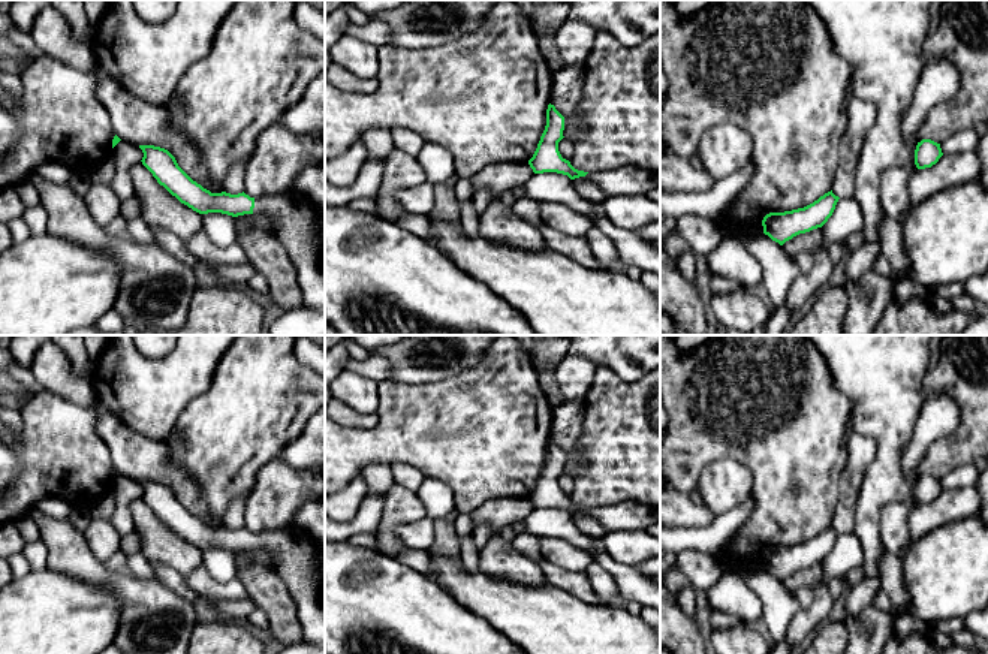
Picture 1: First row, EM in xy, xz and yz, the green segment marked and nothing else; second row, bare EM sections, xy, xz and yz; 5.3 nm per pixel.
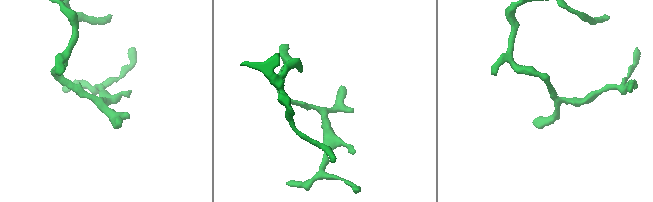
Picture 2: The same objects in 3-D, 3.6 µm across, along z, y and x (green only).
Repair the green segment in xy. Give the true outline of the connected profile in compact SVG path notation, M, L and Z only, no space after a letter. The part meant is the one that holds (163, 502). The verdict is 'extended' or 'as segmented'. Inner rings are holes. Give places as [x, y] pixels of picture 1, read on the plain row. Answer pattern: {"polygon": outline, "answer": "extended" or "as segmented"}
{"polygon": "M139 480L142 500L181 539L199 549L222 548L232 552L262 549L272 555L277 573L292 594L304 639L325 644L325 593L316 582L316 546L295 528L250 533L248 530L211 528L193 516L165 483Z", "answer": "extended"}

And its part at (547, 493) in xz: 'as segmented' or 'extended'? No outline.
extended

